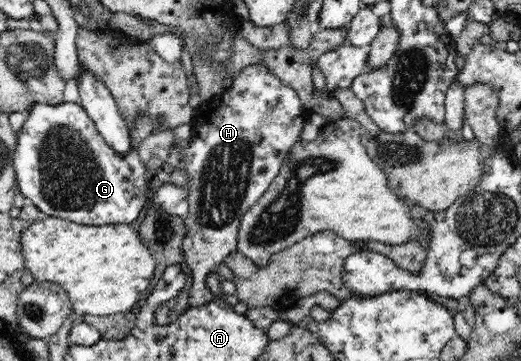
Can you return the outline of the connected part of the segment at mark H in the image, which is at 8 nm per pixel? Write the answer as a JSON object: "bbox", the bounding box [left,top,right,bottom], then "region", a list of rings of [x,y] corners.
{"bbox":[181,64,313,307],"region":[[[251,64],[243,68],[232,81],[232,85],[229,88],[225,88],[220,94],[217,94],[208,101],[203,102],[194,111],[195,119],[191,123],[192,137],[189,139],[190,143],[188,147],[182,152],[182,165],[183,170],[187,170],[187,175],[190,178],[190,183],[185,185],[188,190],[189,207],[188,213],[184,217],[185,227],[187,227],[187,235],[181,243],[182,253],[188,266],[188,278],[191,279],[191,289],[189,289],[189,307],[201,307],[212,298],[212,293],[210,289],[206,286],[206,277],[213,272],[213,269],[217,269],[219,265],[224,263],[234,252],[238,251],[237,241],[238,241],[238,231],[239,223],[241,223],[241,218],[247,209],[251,205],[255,205],[255,202],[259,200],[272,185],[273,181],[276,180],[277,174],[281,171],[283,165],[283,157],[289,153],[293,148],[293,145],[300,139],[300,135],[307,123],[307,119],[313,115],[313,111],[306,109],[302,104],[302,100],[299,99],[298,92],[284,84],[275,74],[271,74],[269,68],[265,68],[265,64]]]}

